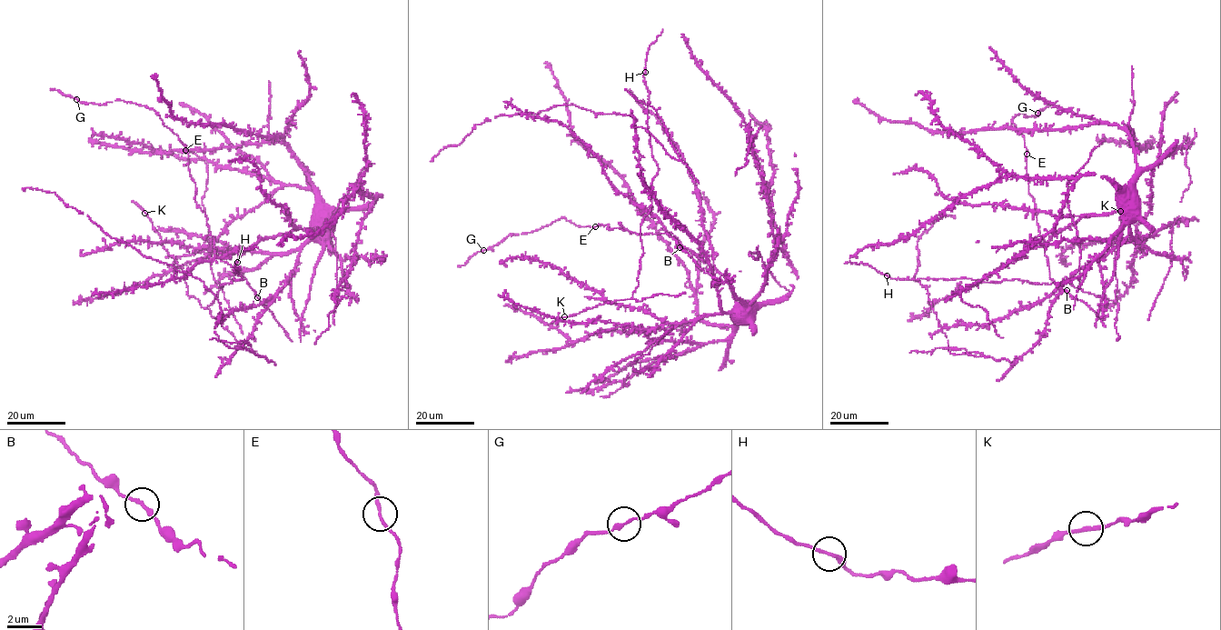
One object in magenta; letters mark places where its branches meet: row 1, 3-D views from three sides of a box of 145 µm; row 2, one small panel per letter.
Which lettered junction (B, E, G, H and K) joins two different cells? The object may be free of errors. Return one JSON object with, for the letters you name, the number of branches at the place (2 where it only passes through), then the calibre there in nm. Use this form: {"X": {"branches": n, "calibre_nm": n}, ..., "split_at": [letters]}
{"split_at": []}

